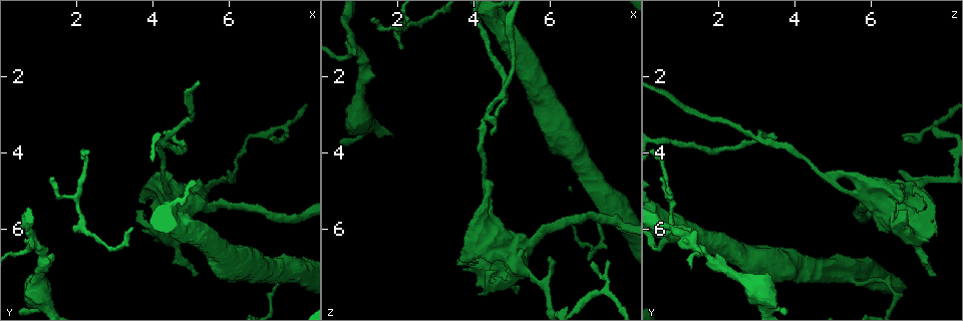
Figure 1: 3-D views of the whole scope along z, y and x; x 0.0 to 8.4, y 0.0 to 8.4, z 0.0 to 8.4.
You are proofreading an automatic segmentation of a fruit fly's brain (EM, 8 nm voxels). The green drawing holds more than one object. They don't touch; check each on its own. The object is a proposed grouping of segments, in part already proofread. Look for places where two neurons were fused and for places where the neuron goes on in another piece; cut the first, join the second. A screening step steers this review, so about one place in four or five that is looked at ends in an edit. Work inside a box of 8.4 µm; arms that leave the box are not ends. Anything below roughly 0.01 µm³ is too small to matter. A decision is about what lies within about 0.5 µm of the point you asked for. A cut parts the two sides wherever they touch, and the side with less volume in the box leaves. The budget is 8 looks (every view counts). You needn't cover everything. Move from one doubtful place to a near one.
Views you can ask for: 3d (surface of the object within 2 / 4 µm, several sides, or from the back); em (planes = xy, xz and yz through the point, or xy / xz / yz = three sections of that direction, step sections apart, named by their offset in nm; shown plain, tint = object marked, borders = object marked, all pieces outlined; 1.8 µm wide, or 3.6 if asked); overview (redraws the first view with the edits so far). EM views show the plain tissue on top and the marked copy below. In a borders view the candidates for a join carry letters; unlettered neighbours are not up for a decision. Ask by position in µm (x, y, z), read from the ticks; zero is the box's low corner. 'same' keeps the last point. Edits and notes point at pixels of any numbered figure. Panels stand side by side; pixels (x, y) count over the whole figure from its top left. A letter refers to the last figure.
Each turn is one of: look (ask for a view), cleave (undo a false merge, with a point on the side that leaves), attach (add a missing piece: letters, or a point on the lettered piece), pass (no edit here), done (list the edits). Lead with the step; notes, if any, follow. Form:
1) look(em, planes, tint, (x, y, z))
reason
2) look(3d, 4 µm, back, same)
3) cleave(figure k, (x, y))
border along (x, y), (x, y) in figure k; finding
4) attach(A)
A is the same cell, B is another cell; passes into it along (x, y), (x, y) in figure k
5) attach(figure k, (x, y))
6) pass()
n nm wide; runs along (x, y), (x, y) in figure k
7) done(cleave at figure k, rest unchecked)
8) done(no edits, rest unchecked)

look(em, planes, tint, (7.40, 3.35, 7.60))
abrupt turn

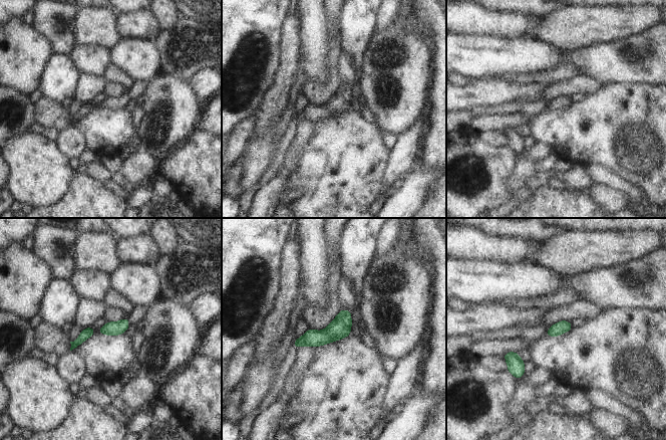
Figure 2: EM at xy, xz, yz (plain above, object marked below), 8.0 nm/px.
look(em, planes, borders, same)
what lies round it

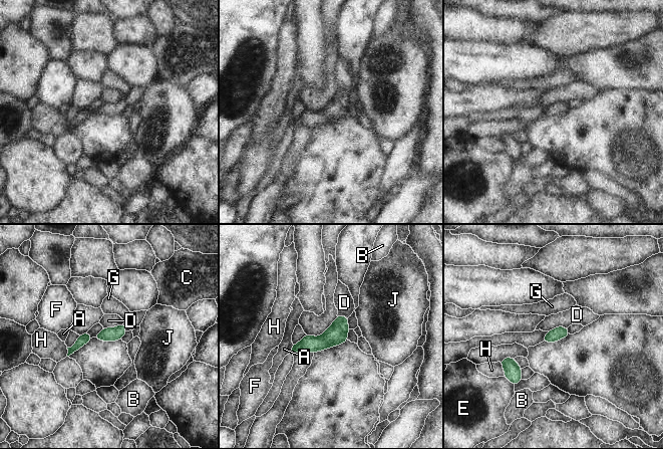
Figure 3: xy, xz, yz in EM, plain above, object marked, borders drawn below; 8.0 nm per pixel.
pass()
100 nm wide; A, B, C, D, E, F, G, H and J are other cells; runs along (345, 319), (322, 343), (293, 350) in figure 3; one neuron here

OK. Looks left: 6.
look(em, yz, step 4, tint, (5.15, 7.15, 7.75))
an open end

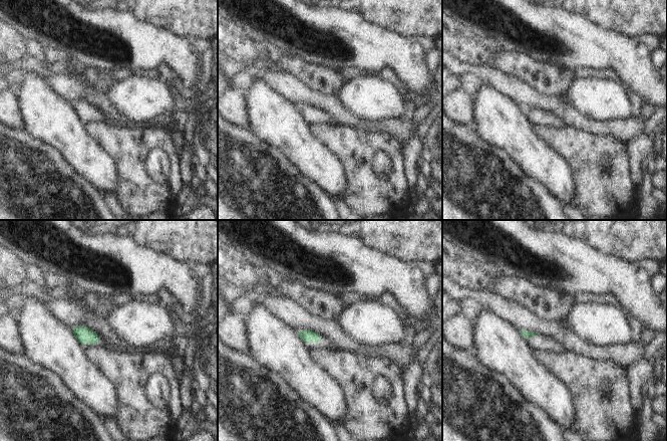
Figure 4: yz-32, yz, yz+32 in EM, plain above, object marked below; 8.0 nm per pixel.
look(em, planes, borders, same)
another direction

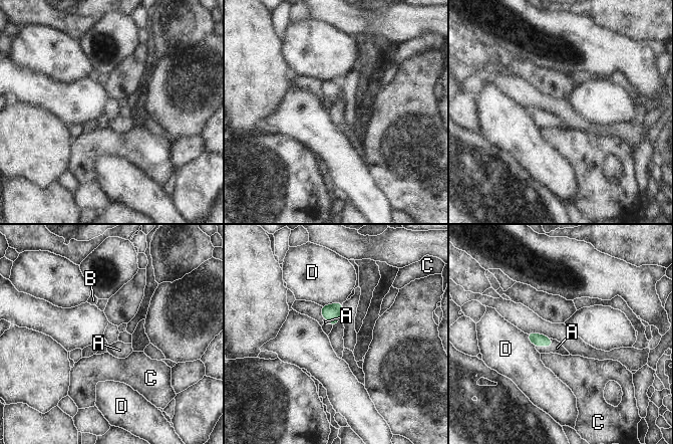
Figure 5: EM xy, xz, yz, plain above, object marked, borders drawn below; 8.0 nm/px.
attach(A)
D touches over 170 nm; A is the same cell, B, C and D are other cells; it goes on there

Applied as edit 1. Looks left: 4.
look(3d, 4 µm, (4.40, 3.55, 3.10))
two arms at a narrow angle

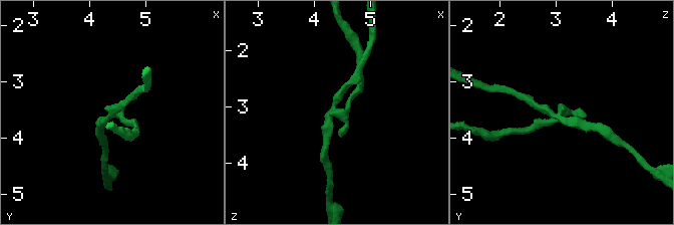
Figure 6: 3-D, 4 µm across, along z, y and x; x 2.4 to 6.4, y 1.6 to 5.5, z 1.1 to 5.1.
look(em, planes, tint, (4.35, 3.60, 3.10))
3 arms; need the tissue

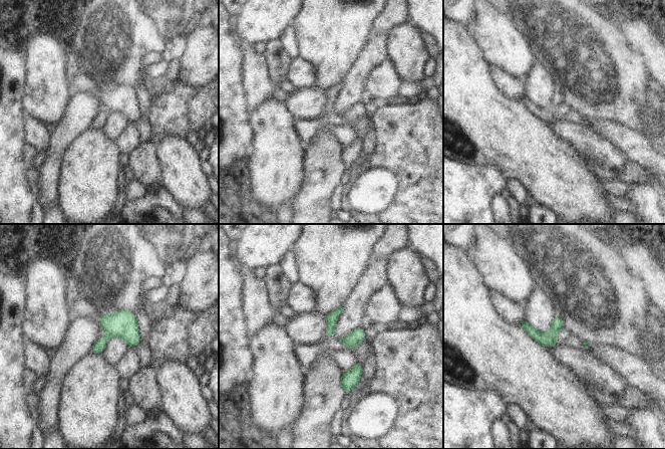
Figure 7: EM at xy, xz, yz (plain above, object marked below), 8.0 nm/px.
look(em, planes, borders, same)

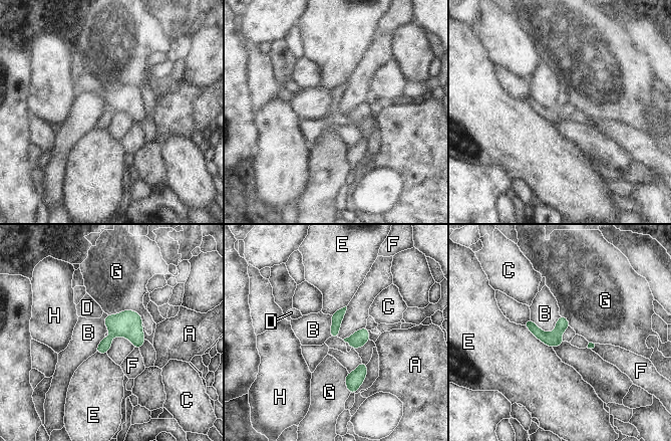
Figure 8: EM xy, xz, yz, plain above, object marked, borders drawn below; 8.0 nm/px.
pass()
G touches over 300 nm; A, B, C, D, E, F, G and H are other cells; runs along (528, 322), (542, 336), (566, 324) in figure 8; one neuron here

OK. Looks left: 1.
done(attach at figure 5, rest unchecked)

